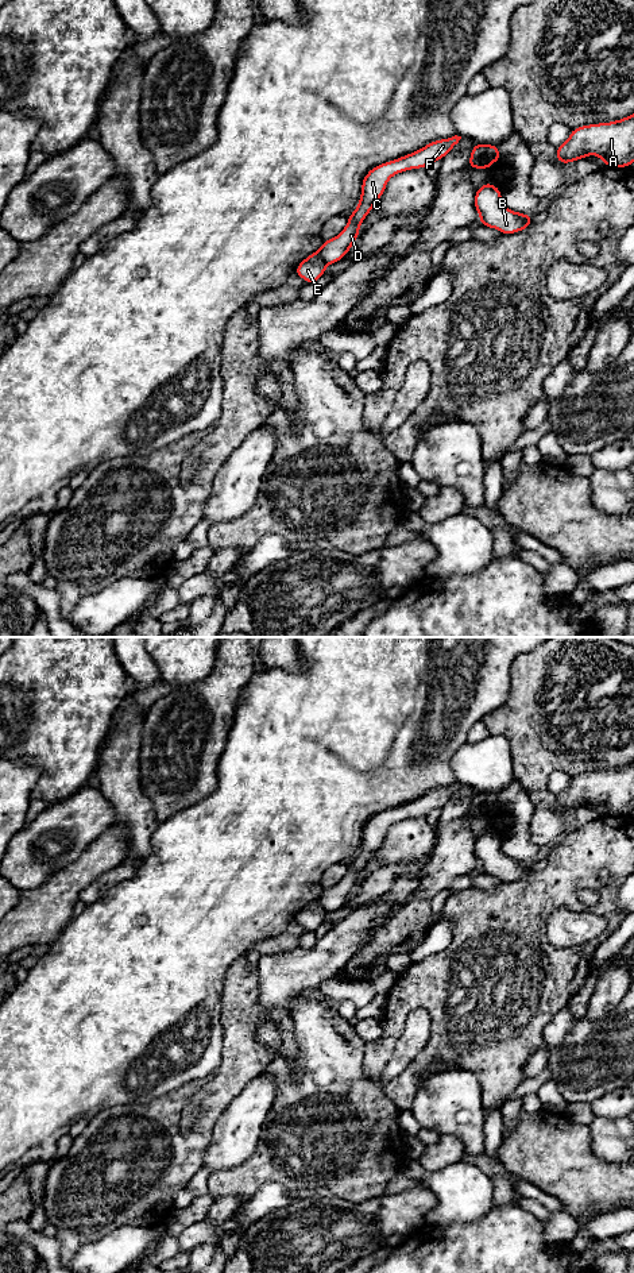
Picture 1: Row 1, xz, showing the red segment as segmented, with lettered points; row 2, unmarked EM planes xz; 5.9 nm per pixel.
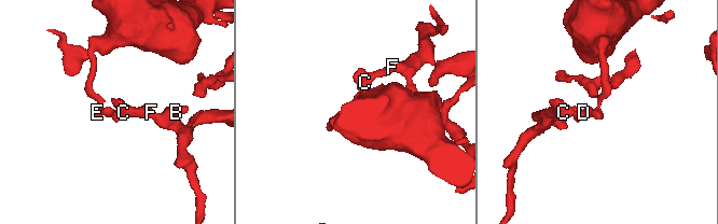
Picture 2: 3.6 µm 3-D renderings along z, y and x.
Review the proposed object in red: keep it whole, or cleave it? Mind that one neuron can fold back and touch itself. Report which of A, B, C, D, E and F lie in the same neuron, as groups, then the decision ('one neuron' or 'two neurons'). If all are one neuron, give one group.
A B C D F / E; two neurons

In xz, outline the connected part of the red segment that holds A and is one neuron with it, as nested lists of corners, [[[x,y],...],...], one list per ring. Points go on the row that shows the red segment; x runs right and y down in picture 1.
[[[634,113],[571,130],[569,139],[557,146],[554,159],[568,165],[587,155],[598,155],[607,167],[630,167],[634,163]]]

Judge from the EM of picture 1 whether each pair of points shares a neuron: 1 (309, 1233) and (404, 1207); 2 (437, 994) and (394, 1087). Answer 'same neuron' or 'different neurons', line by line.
1: same neuron
2: same neuron

